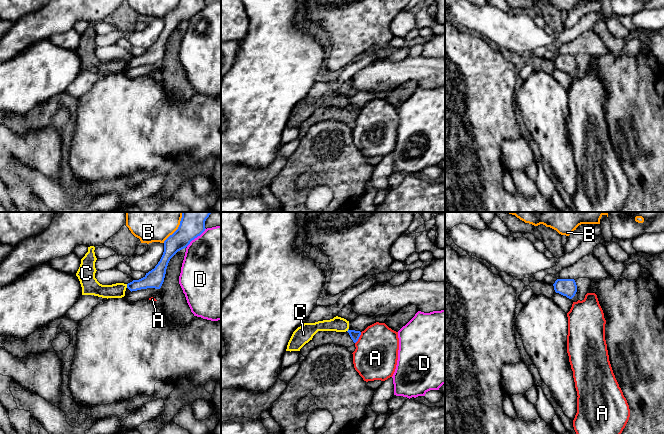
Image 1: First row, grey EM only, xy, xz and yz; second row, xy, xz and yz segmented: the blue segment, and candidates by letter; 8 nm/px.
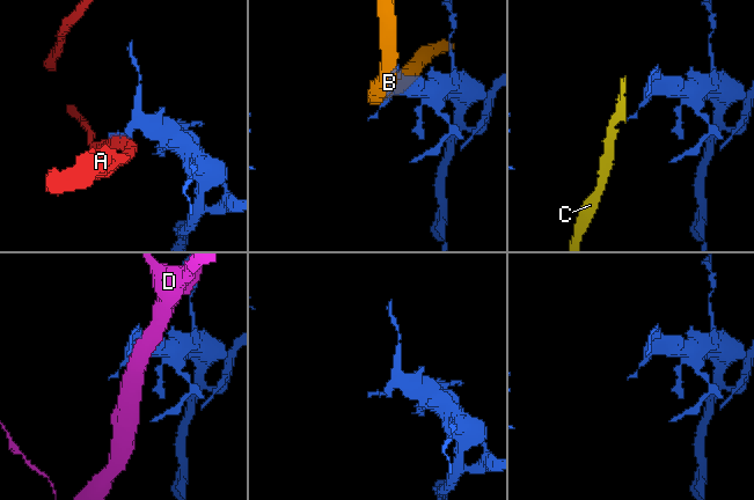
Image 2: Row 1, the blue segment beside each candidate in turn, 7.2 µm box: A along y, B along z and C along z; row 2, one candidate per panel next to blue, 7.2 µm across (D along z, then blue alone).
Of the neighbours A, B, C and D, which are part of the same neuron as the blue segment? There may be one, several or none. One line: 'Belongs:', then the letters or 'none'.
Belongs: none

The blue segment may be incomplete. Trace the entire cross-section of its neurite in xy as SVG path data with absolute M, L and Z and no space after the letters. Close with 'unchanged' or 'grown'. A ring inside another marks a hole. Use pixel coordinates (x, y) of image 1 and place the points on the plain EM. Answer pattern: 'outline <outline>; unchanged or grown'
outline M180 0L178 5L164 17L164 28L155 44L143 54L128 59L127 64L131 68L147 64L160 65L170 35L200 12L205 5L205 0Z; unchanged

